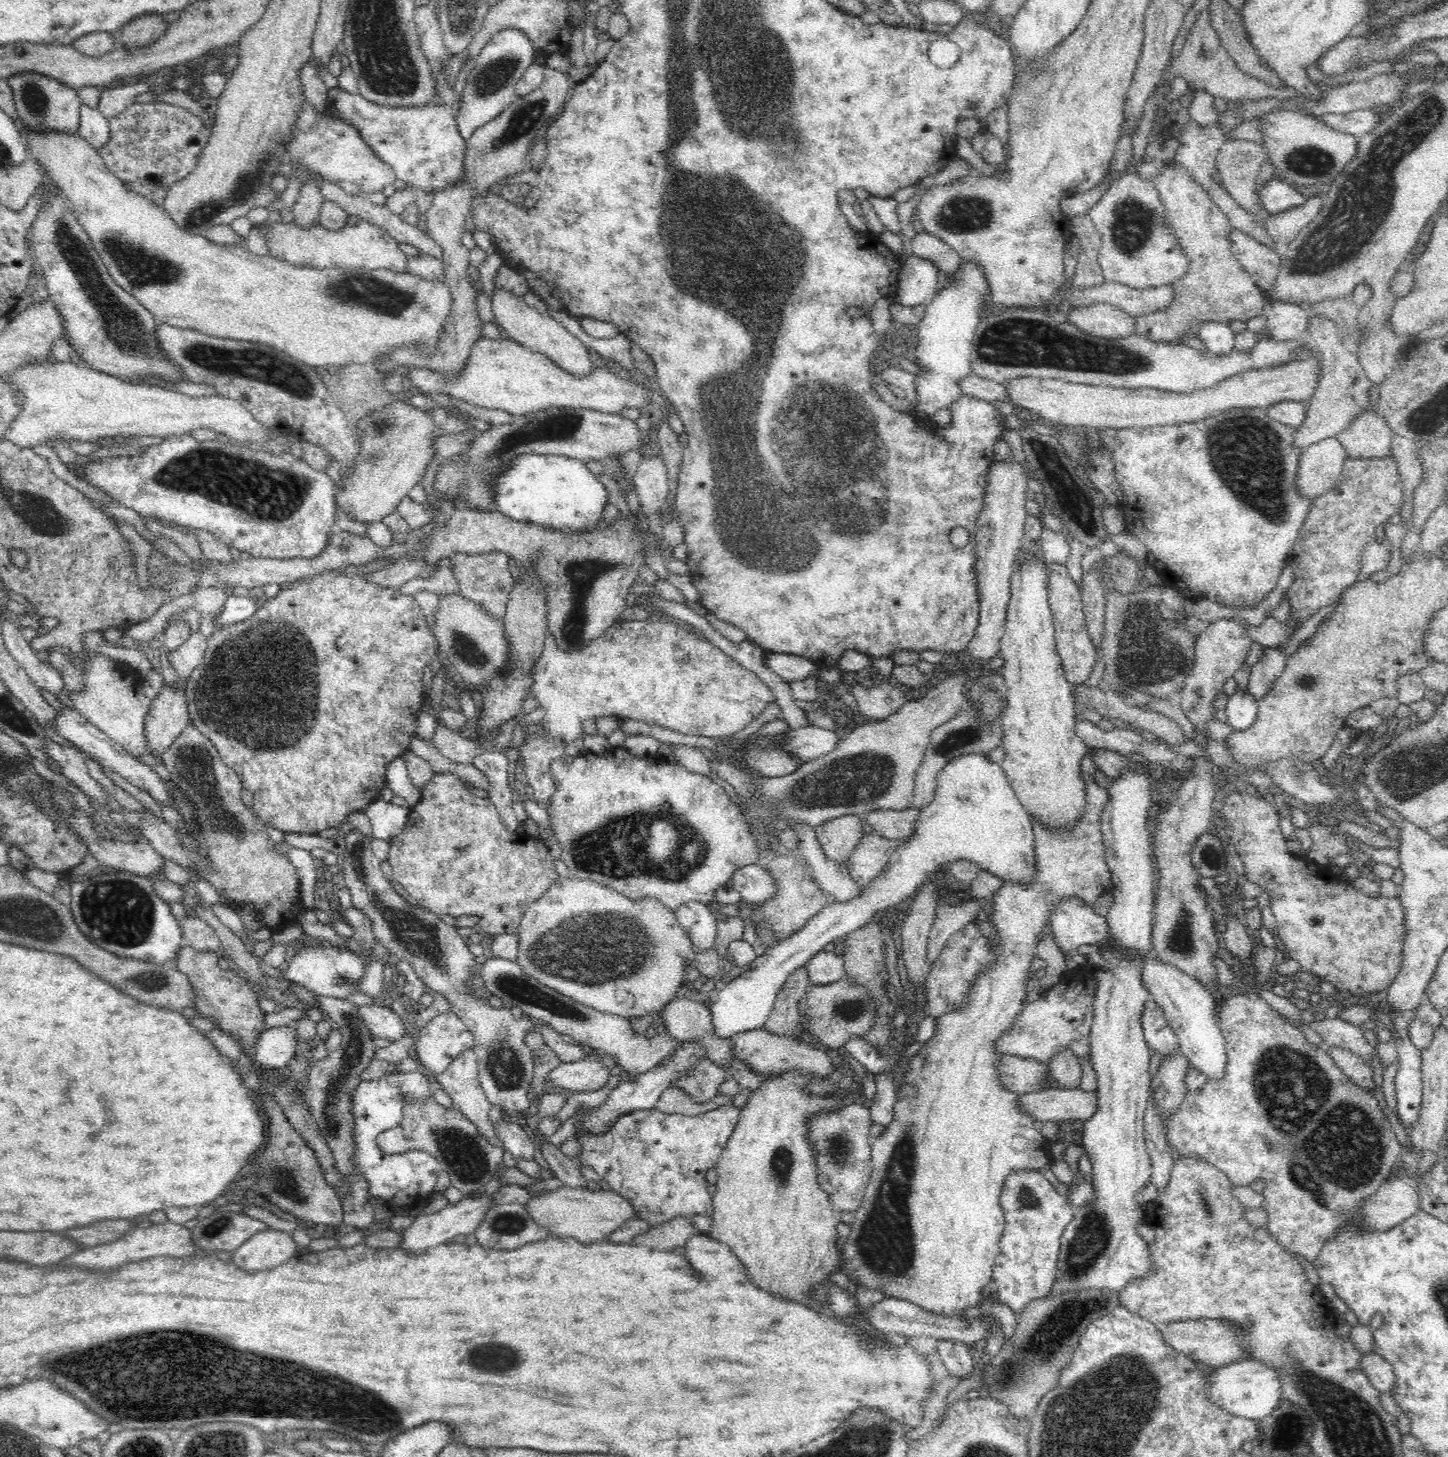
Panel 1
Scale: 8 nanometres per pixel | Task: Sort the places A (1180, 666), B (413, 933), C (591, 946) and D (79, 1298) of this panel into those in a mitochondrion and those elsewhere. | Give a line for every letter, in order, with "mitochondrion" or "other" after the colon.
A: other
B: mitochondrion
C: mitochondrion
D: other

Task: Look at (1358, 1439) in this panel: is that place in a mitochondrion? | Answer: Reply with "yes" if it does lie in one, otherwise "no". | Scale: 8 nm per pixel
yes

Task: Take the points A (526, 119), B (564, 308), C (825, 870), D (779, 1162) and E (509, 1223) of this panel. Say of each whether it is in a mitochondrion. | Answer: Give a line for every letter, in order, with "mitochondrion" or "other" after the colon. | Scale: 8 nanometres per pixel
A: mitochondrion
B: other
C: other
D: mitochondrion
E: mitochondrion

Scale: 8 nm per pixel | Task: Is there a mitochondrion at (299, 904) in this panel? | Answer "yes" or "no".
no

